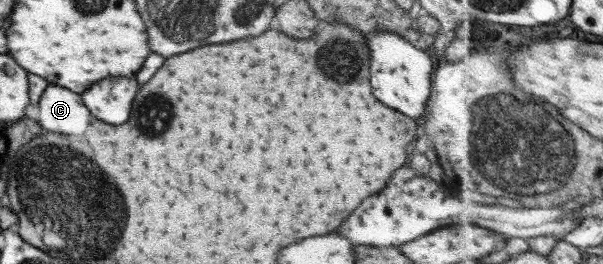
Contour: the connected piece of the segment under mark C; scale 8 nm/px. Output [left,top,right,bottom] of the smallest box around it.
[38,85,92,136]

